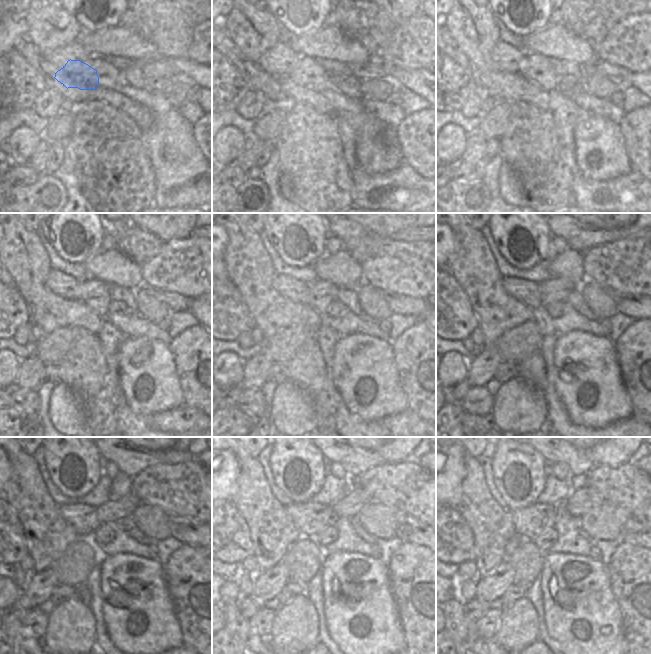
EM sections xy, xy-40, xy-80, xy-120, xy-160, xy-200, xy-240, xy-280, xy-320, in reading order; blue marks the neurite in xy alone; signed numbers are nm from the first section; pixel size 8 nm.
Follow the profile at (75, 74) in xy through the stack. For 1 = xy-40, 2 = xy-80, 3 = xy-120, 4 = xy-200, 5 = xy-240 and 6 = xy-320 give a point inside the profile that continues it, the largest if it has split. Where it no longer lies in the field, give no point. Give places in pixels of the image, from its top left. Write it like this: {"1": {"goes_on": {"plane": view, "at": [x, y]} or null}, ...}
{"1": {"goes_on": {"plane": "xy-40", "at": [308, 72]}}, "2": {"goes_on": {"plane": "xy-80", "at": [537, 68]}}, "3": {"goes_on": {"plane": "xy-120", "at": [95, 293]}}, "4": {"goes_on": {"plane": "xy-200", "at": [556, 289]}}, "5": {"goes_on": {"plane": "xy-240", "at": [111, 512]}}, "6": {"goes_on": {"plane": "xy-320", "at": [581, 501]}}}

